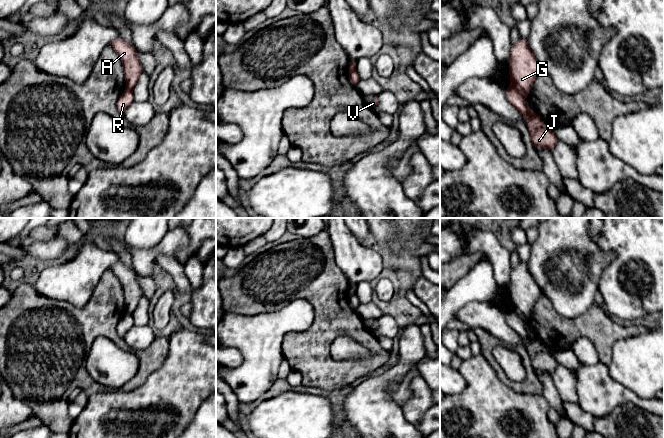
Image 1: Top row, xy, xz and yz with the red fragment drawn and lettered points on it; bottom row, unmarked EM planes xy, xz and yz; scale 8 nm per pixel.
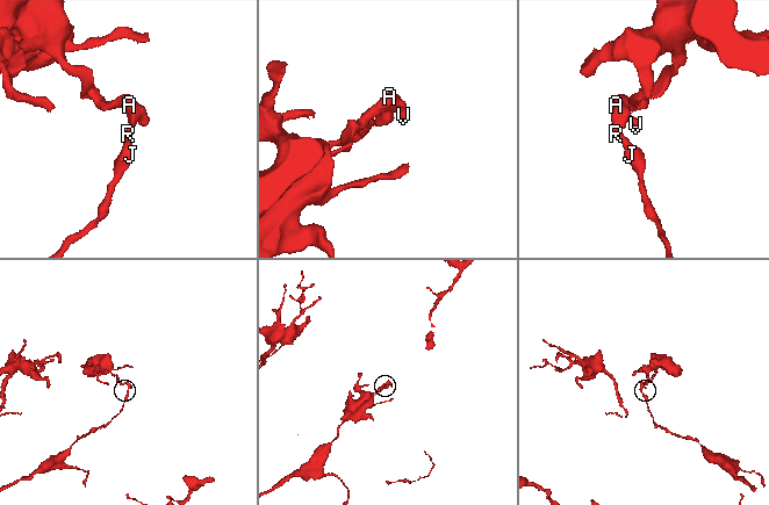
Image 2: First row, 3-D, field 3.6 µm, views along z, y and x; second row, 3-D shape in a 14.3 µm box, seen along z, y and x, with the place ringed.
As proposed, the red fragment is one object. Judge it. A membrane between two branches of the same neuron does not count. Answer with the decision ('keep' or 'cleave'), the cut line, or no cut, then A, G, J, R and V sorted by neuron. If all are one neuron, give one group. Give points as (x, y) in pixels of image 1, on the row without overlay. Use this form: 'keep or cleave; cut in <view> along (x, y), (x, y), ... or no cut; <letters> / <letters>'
cleave; cut in yz along (511, 309), (523, 321); A G V / J R

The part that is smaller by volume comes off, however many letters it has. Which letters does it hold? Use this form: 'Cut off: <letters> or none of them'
Cut off: A, G, V

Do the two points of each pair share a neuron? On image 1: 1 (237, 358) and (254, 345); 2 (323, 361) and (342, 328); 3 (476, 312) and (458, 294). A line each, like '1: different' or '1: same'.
1: different
2: same
3: different

